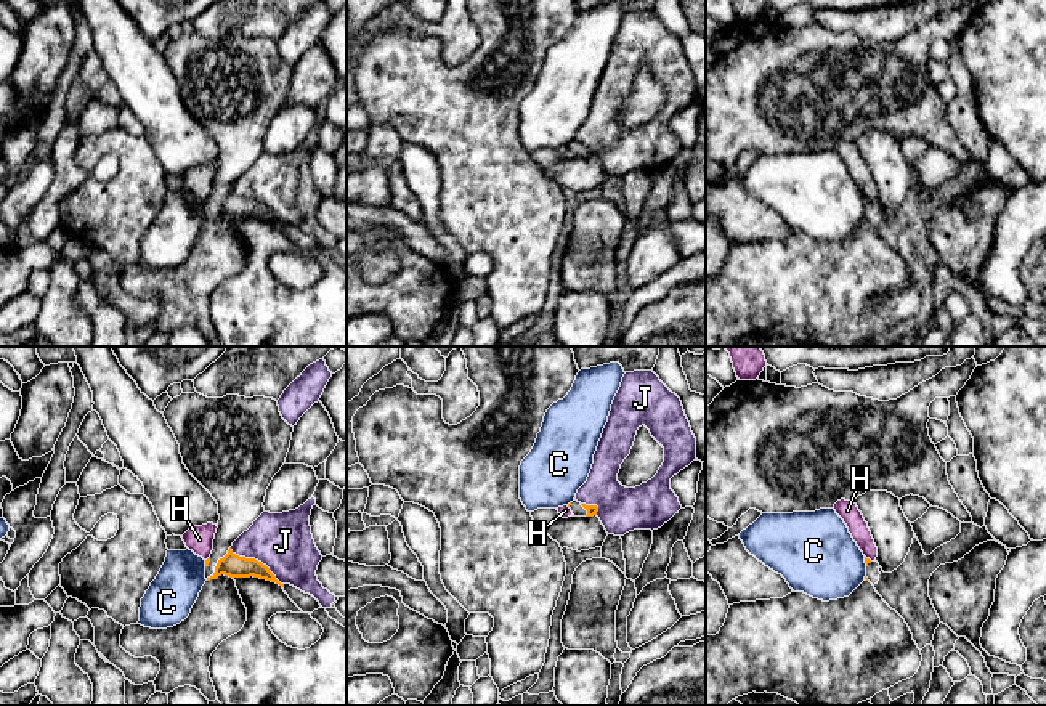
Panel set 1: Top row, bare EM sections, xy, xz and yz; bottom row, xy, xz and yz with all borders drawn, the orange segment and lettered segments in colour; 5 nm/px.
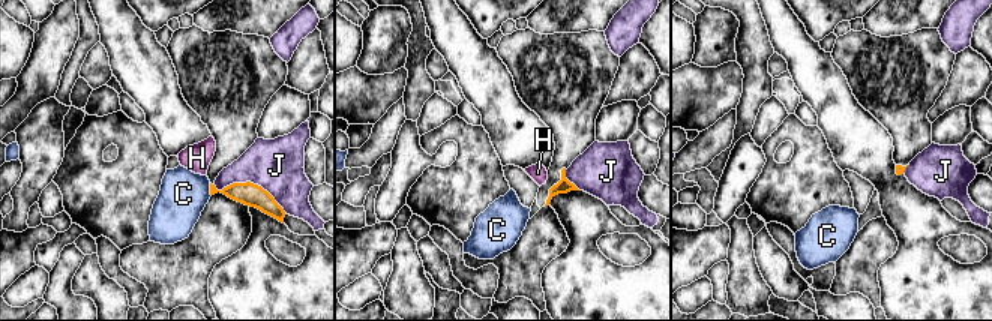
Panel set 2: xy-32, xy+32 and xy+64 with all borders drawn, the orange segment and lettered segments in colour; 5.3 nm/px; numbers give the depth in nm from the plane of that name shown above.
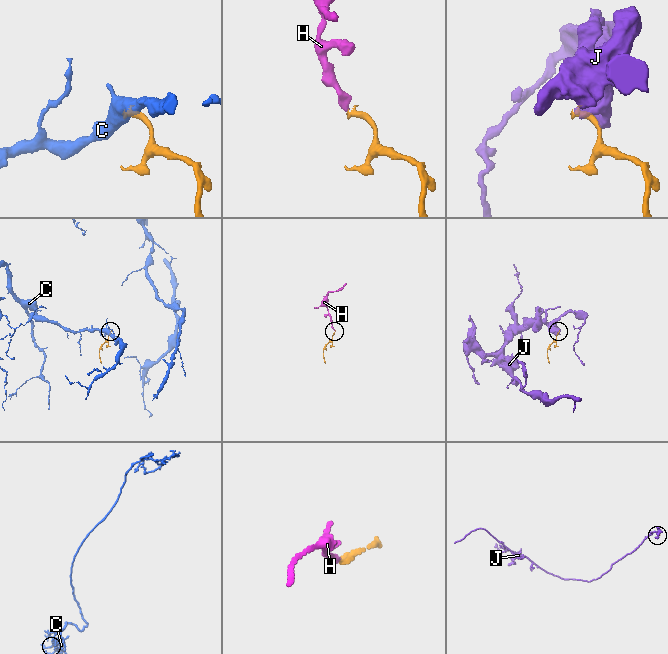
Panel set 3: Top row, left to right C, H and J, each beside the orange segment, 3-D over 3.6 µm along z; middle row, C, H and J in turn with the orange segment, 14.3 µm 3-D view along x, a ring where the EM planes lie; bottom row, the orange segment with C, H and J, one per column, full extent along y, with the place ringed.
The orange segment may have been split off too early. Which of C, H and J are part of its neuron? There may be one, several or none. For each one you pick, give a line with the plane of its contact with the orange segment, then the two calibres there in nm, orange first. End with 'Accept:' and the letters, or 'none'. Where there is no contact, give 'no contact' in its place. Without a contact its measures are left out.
H: meets orange in yz; 30 nm thick on the orange side, 100 nm on the other
Accept: H

